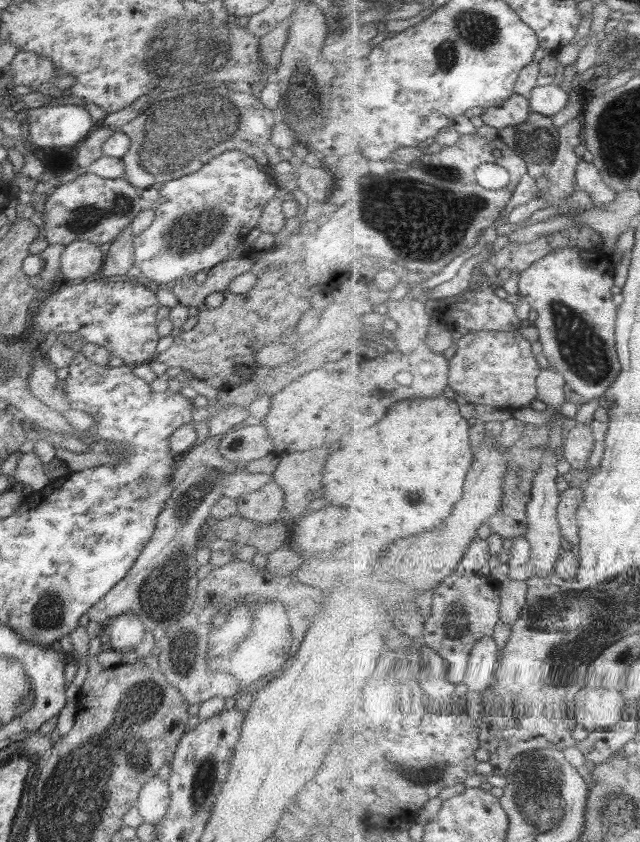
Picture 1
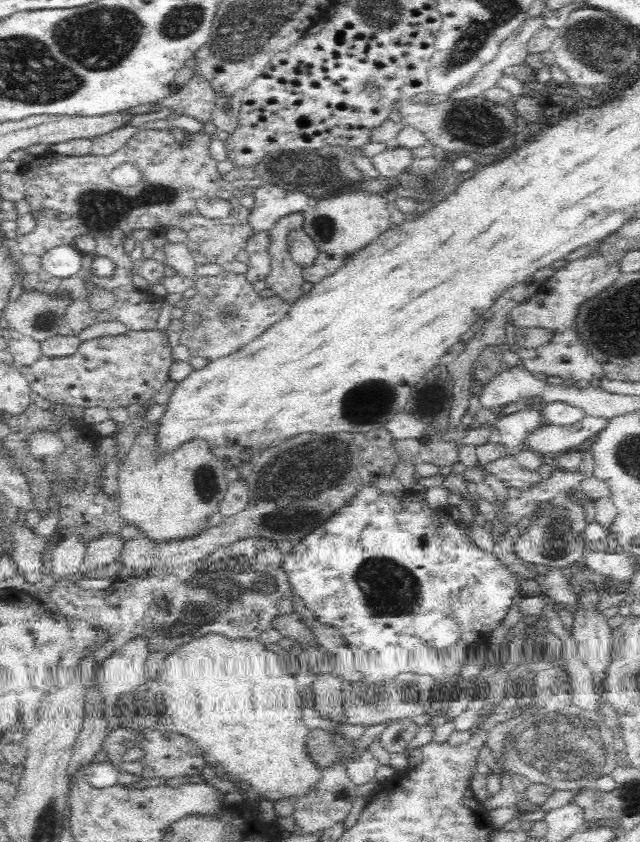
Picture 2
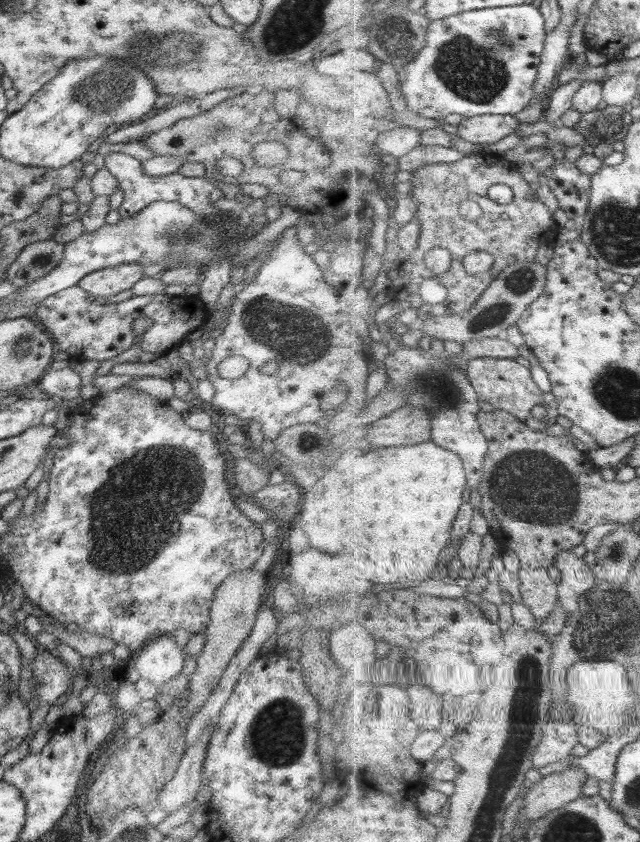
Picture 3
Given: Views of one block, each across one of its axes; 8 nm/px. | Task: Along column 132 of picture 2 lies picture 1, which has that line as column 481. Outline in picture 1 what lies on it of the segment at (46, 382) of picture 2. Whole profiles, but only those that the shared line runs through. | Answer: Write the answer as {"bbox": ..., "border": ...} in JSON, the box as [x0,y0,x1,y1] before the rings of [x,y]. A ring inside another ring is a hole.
{"bbox":[449,329,542,410],"border":[[[520,329],[509,332],[474,331],[457,338],[457,351],[450,359],[449,386],[466,399],[467,403],[476,405],[489,404],[501,410],[530,407],[540,396],[537,379],[542,373],[541,364],[533,354],[531,341]]]}

